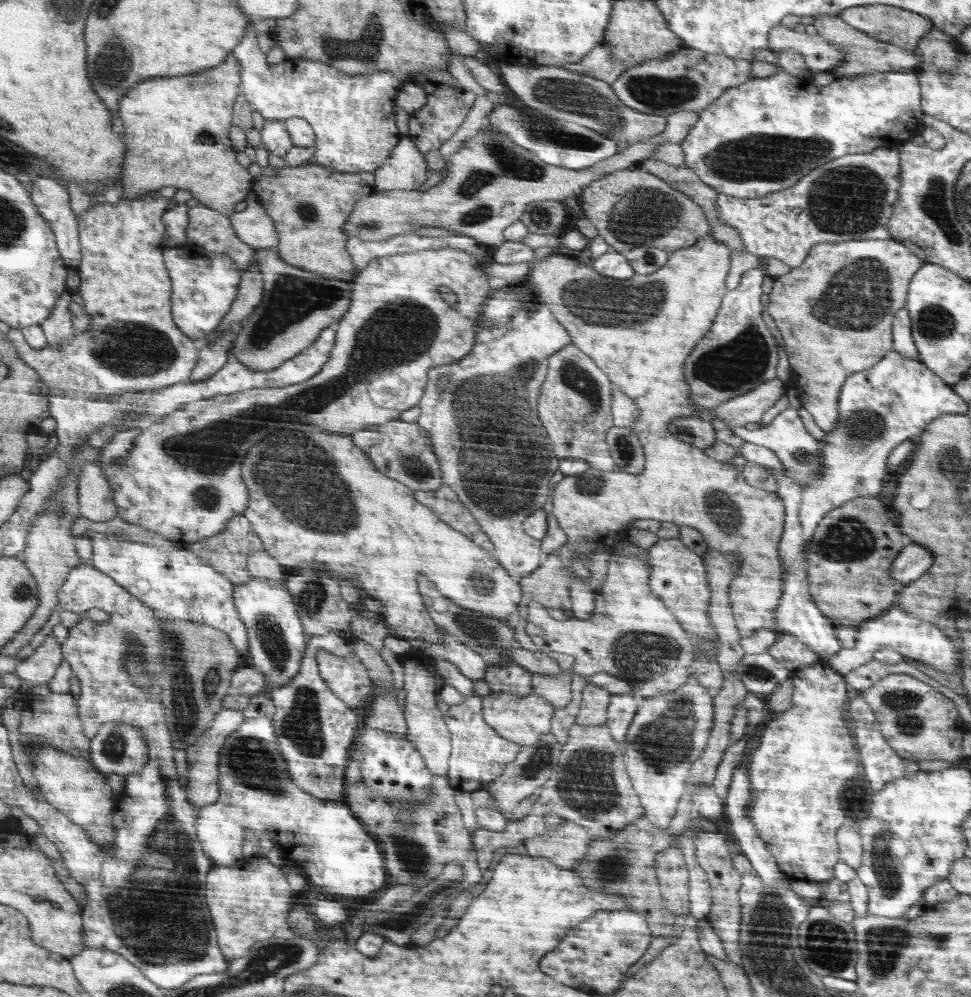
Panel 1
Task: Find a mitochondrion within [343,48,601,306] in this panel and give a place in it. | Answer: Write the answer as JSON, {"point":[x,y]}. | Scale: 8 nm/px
{"point":[503,164]}

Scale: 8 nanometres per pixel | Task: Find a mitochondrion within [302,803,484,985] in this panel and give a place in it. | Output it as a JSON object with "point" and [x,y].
{"point":[403,920]}

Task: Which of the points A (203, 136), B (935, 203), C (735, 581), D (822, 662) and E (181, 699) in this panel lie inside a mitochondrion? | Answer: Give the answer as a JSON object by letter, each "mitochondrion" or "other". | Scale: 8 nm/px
{"A":"mitochondrion","B":"mitochondrion","C":"other","D":"other","E":"mitochondrion"}

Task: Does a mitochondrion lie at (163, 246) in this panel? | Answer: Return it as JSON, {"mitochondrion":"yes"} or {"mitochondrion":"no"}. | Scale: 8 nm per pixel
{"mitochondrion":"no"}

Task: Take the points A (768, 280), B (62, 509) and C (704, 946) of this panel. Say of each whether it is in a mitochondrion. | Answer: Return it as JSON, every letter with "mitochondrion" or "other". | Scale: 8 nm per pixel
{"A":"other","B":"mitochondrion","C":"other"}

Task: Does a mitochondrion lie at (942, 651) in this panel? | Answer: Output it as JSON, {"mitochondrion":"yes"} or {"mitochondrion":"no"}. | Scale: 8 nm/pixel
{"mitochondrion":"no"}

